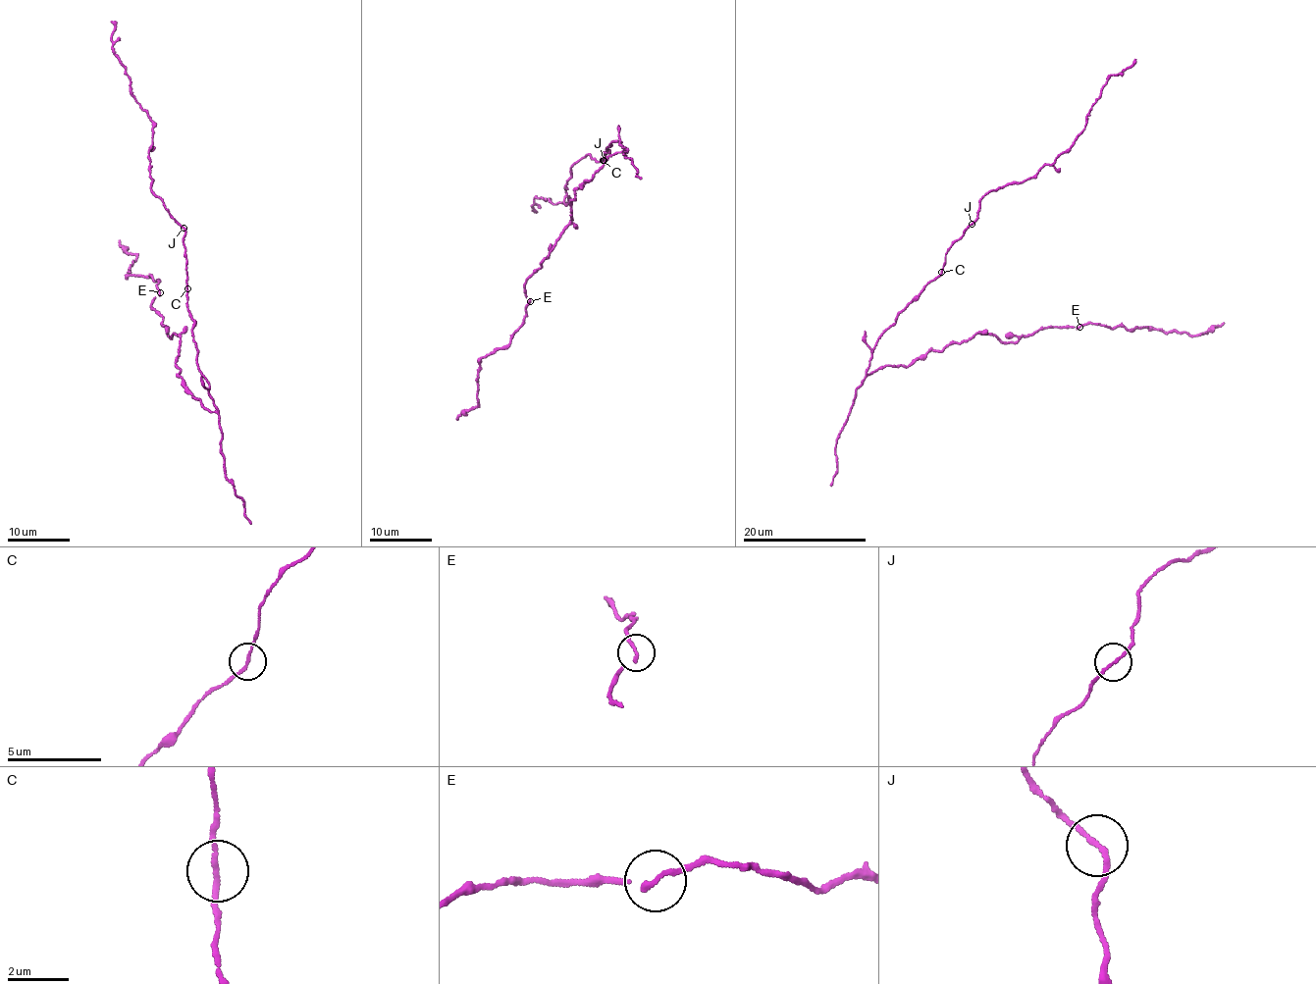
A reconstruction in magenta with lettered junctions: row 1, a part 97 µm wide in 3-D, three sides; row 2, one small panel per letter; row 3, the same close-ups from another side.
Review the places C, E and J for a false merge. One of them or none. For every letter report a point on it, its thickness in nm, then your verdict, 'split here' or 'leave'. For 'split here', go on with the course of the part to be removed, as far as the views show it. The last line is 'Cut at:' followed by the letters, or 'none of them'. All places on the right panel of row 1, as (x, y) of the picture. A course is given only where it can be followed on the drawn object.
C: at (941, 272); 140 nm thick; leave
E: at (1079, 327); 140 nm thick; leave
J: at (972, 224); 140 nm thick; leave
Cut at: none of them

